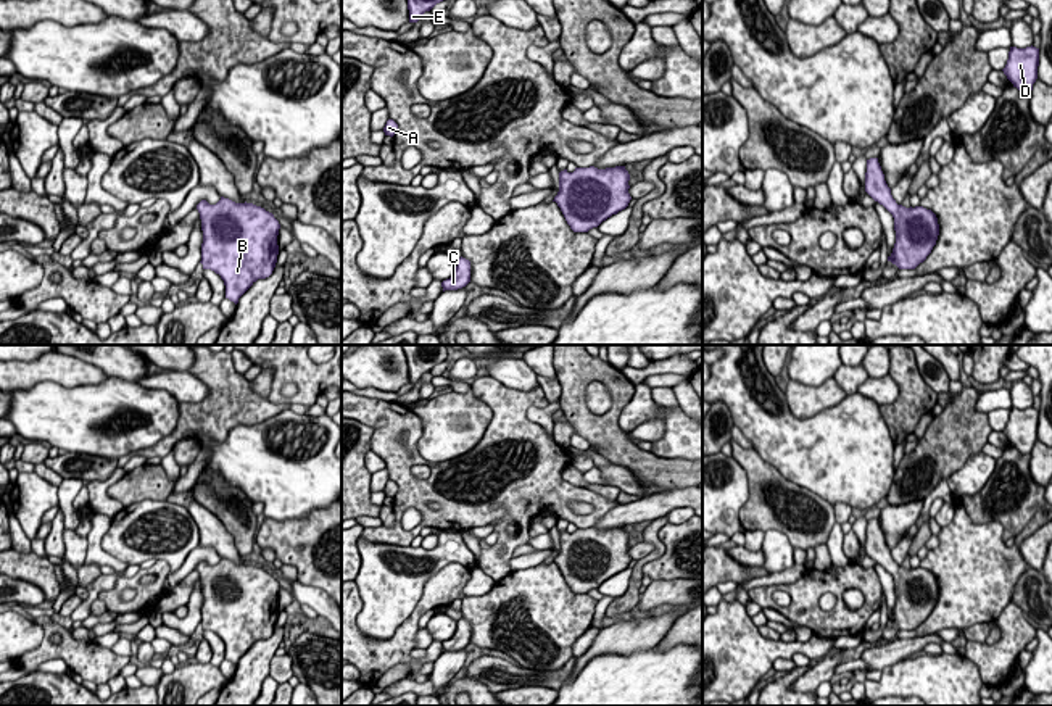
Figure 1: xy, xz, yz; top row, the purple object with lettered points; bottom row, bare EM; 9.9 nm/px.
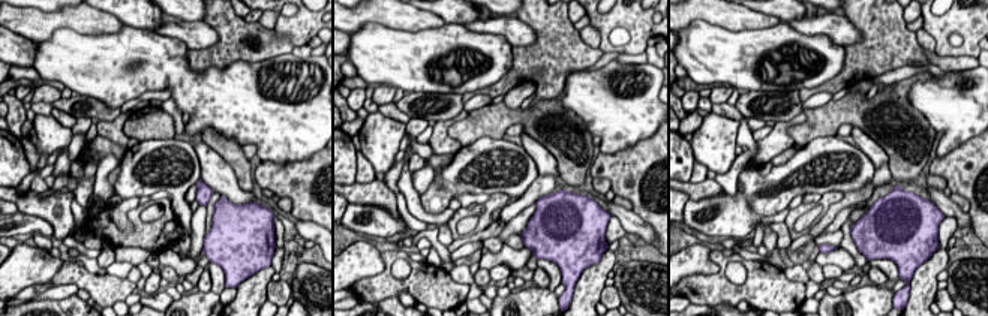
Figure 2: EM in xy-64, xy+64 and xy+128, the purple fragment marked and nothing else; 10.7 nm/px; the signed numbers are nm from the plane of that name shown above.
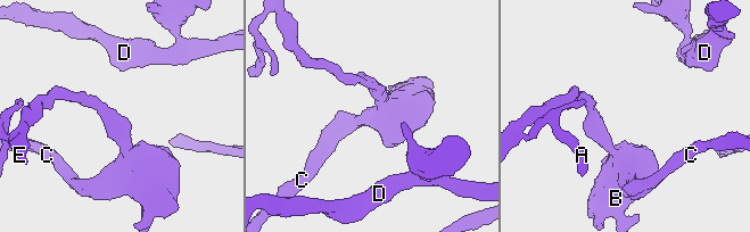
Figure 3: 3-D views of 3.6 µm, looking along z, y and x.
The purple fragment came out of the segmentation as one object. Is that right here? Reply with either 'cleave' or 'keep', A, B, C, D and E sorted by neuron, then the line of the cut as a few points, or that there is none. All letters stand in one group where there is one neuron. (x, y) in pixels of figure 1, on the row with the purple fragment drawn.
keep; A B C D E; no cut

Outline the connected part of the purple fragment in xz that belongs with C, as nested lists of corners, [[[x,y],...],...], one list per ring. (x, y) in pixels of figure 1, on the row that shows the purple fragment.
[[[466,258],[458,260],[458,266],[454,274],[441,282],[443,292],[445,290],[458,290],[466,287],[470,282],[470,261]]]

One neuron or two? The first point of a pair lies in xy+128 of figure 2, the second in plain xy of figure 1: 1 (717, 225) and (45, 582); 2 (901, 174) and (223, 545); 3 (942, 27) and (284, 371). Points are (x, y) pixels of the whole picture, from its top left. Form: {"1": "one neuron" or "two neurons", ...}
{"1": "two neurons", "2": "two neurons", "3": "one neuron"}

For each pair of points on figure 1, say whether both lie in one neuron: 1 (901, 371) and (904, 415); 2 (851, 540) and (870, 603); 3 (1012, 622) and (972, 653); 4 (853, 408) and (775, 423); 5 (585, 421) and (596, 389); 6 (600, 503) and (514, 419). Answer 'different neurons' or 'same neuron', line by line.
1: same neuron
2: different neurons
3: same neuron
4: same neuron
5: different neurons
6: same neuron

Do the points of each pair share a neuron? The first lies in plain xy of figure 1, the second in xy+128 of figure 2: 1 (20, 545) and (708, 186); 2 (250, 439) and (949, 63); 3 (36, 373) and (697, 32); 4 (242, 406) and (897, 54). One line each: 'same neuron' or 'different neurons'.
1: different neurons
2: different neurons
3: different neurons
4: same neuron

